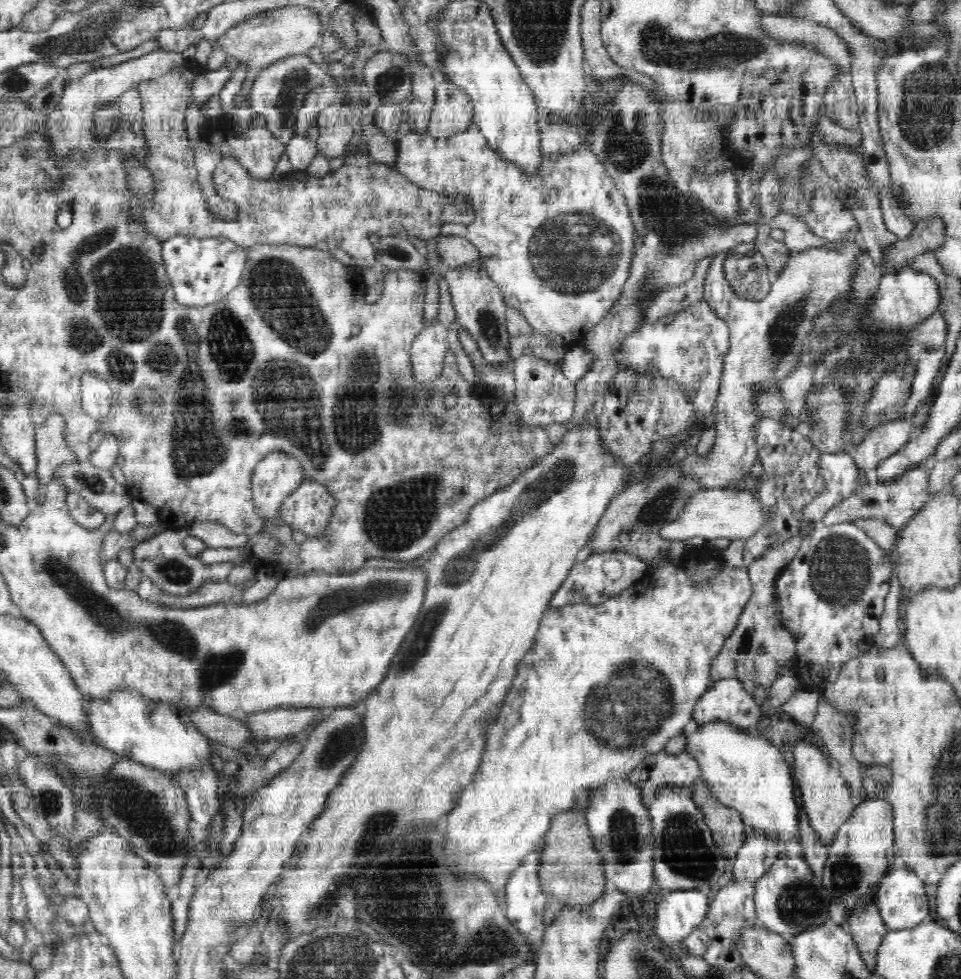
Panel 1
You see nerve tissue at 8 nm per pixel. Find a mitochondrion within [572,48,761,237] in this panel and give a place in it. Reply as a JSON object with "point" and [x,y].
{"point":[625,143]}

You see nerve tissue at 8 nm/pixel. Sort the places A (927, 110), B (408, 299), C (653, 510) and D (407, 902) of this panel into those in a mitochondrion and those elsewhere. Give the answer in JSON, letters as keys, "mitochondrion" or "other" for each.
{"A":"mitochondrion","B":"other","C":"mitochondrion","D":"mitochondrion"}

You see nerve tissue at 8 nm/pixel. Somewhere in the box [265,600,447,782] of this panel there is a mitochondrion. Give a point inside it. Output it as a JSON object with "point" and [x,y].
{"point":[344,740]}

